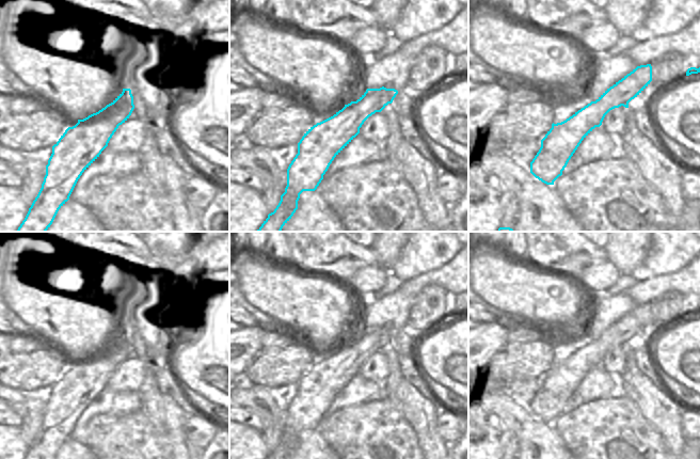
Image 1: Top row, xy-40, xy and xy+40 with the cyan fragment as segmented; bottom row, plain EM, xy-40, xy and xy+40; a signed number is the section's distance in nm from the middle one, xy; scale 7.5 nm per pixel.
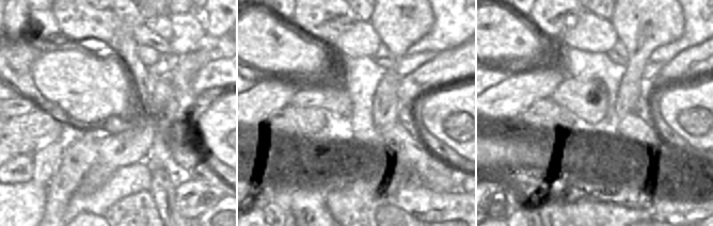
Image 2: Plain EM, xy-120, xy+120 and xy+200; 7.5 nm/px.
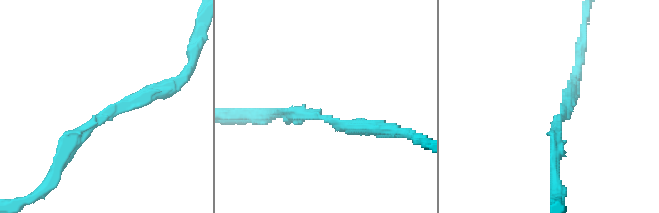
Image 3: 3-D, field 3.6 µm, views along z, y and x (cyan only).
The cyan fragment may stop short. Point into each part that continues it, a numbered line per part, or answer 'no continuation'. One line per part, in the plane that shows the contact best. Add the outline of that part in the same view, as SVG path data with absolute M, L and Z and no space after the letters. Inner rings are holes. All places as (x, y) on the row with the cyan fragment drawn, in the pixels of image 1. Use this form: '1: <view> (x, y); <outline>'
no continuation

